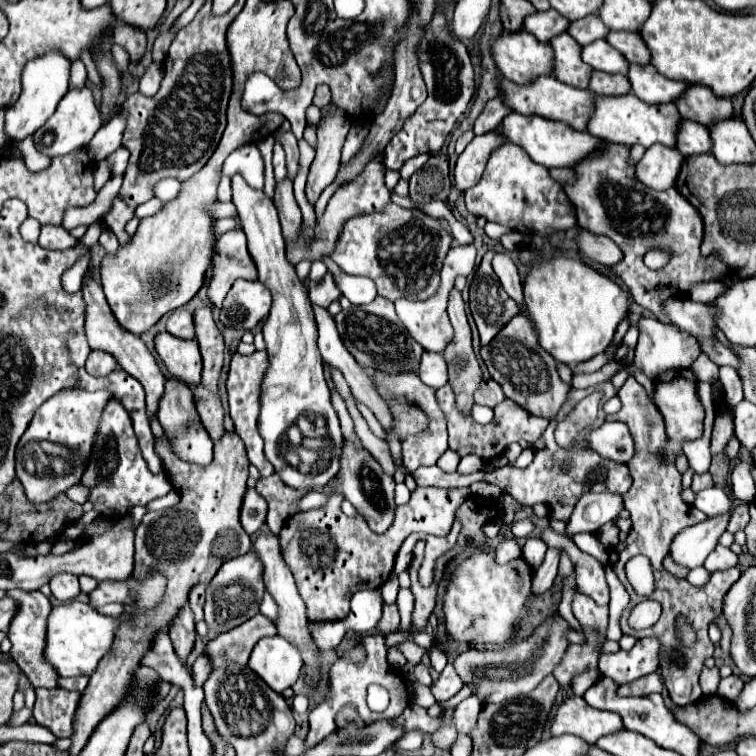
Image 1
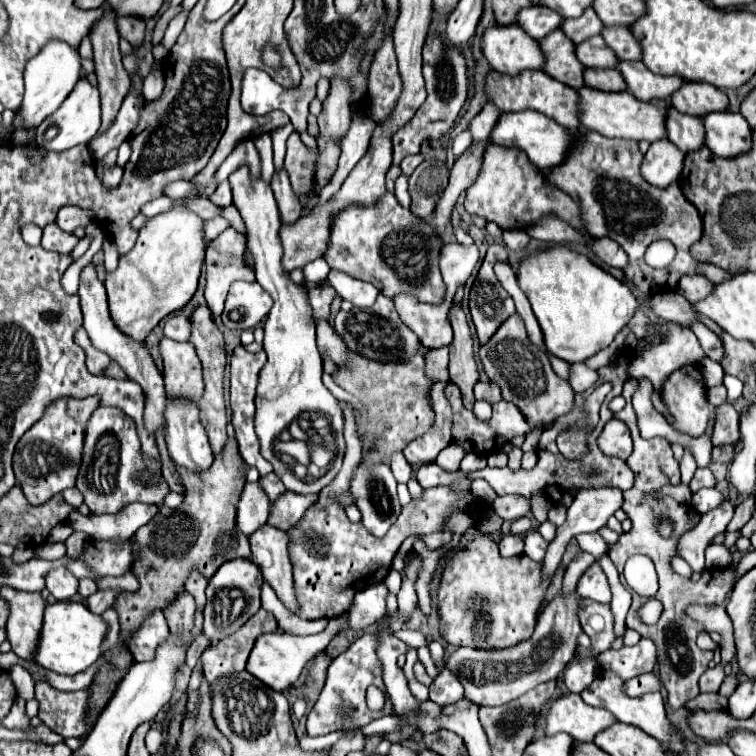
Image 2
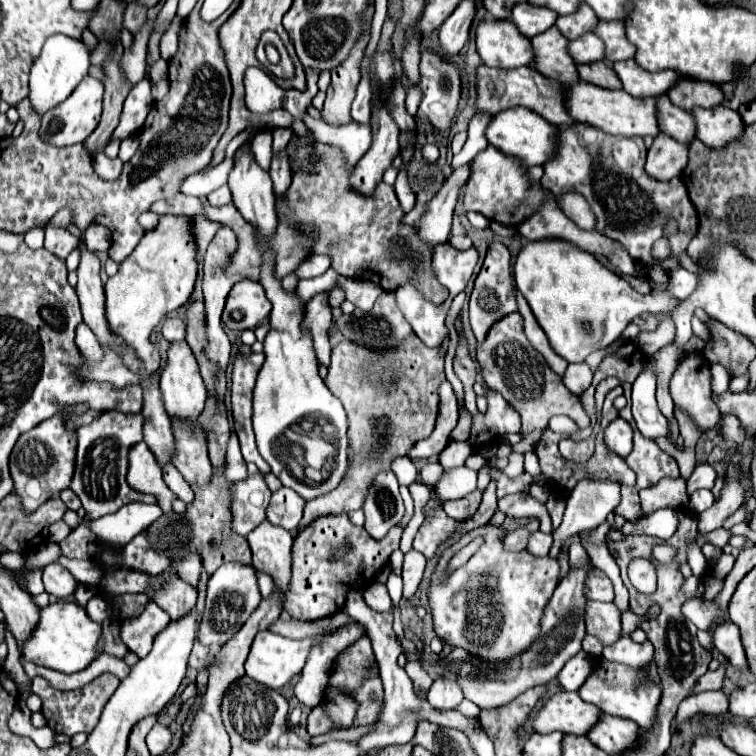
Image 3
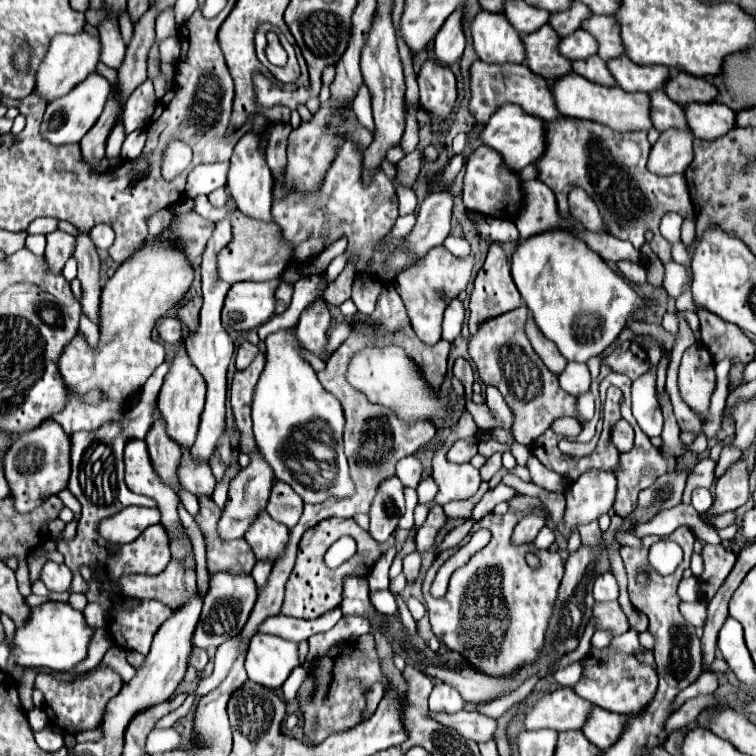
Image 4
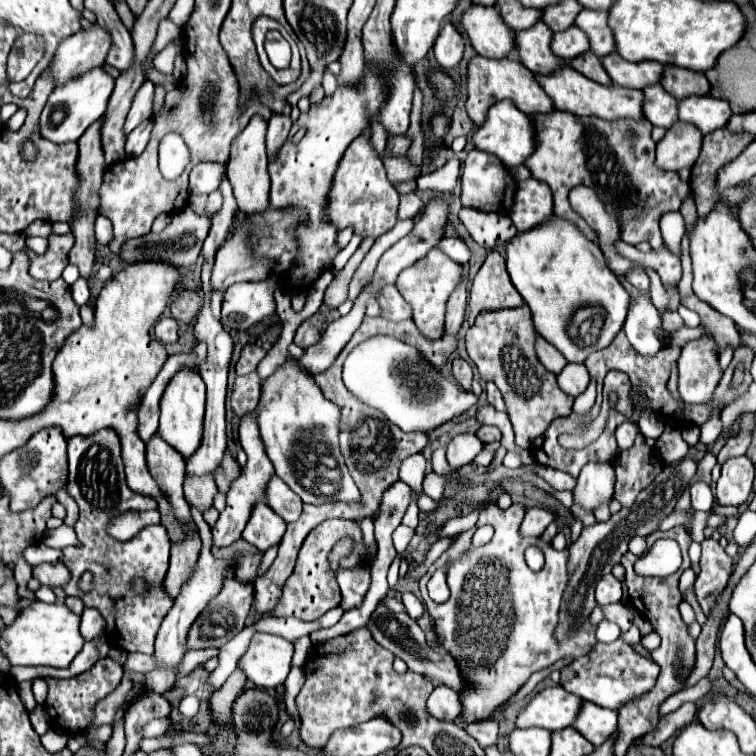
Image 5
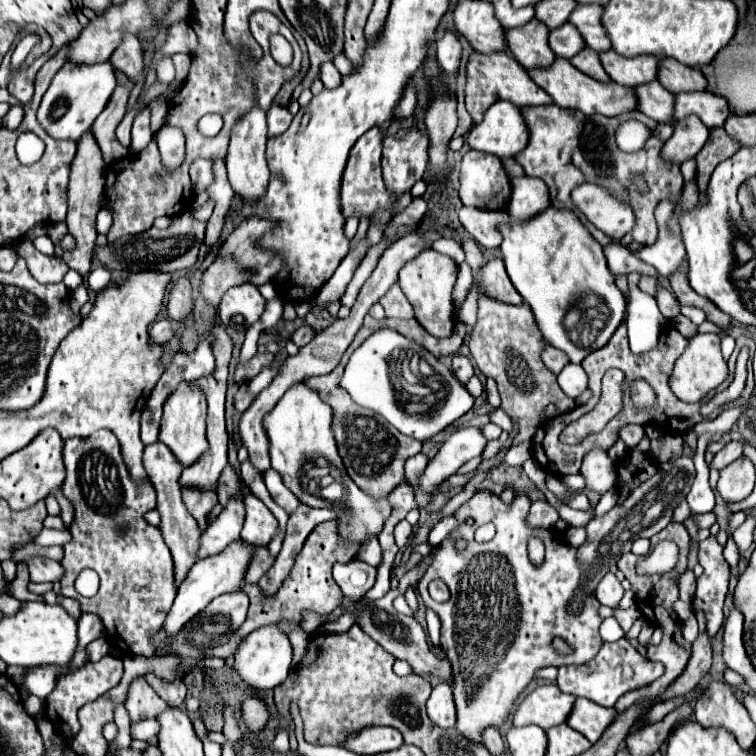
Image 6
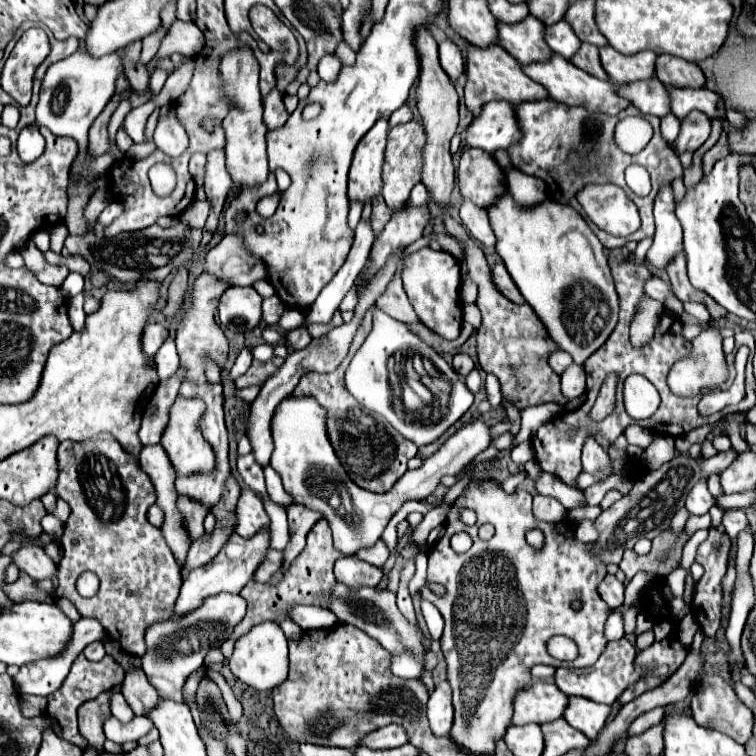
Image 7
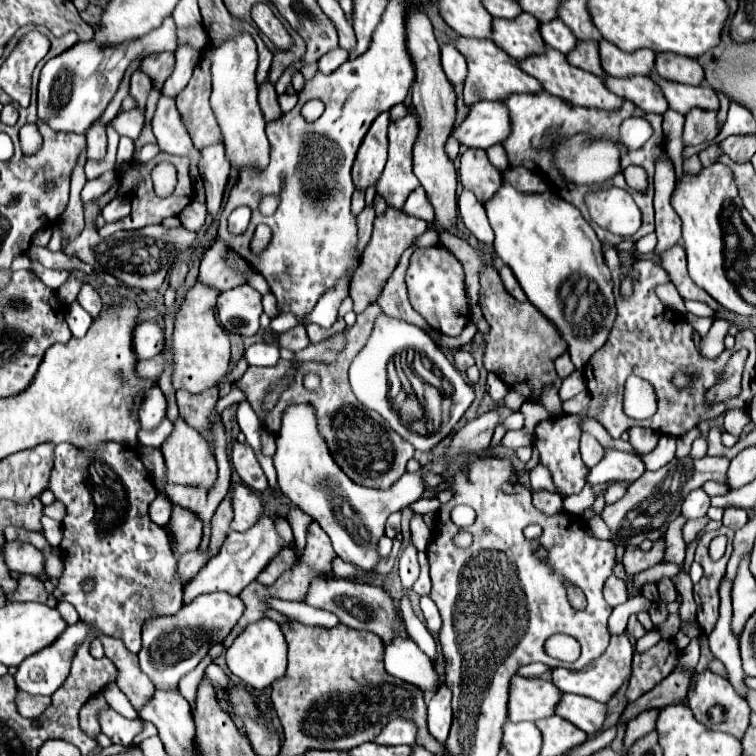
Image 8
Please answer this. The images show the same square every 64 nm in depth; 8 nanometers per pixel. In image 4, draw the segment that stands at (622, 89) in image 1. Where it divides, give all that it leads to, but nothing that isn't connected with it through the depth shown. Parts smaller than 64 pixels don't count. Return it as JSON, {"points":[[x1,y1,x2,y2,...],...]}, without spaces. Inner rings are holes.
{"points":[[596,54,586,58,586,60,574,60,572,70,590,82,602,84,602,86,616,86,616,80,612,80,612,74,606,68,606,62,600,60]]}

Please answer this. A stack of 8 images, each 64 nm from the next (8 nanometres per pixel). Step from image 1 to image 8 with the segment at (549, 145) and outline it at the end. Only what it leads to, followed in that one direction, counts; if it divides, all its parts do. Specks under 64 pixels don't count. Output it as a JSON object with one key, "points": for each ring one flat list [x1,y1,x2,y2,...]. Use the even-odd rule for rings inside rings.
{"points":[[478,102,470,106,466,118,452,128,450,138,468,148,490,148,506,140,510,132,508,110,502,102]]}

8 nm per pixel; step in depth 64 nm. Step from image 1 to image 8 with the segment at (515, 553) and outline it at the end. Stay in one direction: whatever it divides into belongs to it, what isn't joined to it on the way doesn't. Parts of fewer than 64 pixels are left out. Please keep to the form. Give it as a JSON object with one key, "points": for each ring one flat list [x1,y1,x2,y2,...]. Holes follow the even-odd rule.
{"points":[[534,490,532,492,534,498,534,506,540,508,546,514,556,514,562,510,562,496,556,492,548,492,548,490]]}

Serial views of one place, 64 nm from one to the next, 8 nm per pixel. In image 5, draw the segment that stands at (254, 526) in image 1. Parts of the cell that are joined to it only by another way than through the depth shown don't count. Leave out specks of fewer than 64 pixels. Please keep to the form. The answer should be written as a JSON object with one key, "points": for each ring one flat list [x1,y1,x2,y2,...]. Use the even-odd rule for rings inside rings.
{"points":[[252,410,240,418,240,444,242,444,242,450,248,454,248,462,242,468,240,478,236,478,232,482,228,498,226,498,226,508,220,512,218,522,212,526,212,538,214,538,216,548,226,548,226,546,234,544,236,540,240,540,244,524,248,522,248,512,252,512,252,504,256,504,256,500,262,500,262,492,266,488,266,482,274,474,272,462,268,460,268,456,264,452,260,430,256,426,256,410]]}

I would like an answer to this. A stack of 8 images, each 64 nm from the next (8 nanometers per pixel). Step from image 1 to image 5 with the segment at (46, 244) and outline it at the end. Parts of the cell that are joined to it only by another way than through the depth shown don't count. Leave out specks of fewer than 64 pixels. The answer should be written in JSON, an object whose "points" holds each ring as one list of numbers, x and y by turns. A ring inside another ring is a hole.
{"points":[[50,234,48,240,50,240,50,248,44,254,34,254,28,246,24,248,24,252,30,258,30,274,36,280,54,281,60,278,68,264,68,250,74,246,72,234,64,234,64,236]]}

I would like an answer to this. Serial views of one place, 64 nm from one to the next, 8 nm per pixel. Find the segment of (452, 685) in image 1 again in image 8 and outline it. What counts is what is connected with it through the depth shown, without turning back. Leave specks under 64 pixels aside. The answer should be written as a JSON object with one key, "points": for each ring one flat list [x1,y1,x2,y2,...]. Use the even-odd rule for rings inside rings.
{"points":[[444,686,444,688,440,688,440,692,436,692,436,696,432,696,432,700,428,704,428,730,442,744,446,742,450,724,452,724,450,698,452,698,452,694]]}

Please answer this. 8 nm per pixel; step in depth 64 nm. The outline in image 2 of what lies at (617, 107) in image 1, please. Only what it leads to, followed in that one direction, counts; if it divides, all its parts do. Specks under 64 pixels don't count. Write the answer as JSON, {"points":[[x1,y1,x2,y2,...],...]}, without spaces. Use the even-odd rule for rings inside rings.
{"points":[[590,86,578,88,578,118,582,128,600,132,608,138,626,138,626,140,660,140,666,138,664,116,668,102,666,100,636,100,630,92,602,92]]}

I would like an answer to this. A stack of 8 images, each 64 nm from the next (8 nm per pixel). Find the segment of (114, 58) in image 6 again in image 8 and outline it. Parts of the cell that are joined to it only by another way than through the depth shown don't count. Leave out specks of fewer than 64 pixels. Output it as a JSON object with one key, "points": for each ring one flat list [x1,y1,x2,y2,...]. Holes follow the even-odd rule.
{"points":[[136,70,130,80,130,96,136,100,138,110,146,110,146,100,148,100,150,90,152,90,150,78,142,70]]}

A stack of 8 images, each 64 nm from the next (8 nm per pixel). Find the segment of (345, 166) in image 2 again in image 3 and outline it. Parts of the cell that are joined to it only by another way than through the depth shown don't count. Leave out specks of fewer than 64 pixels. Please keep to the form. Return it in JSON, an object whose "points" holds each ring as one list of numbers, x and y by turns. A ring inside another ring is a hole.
{"points":[[307,112,303,116,303,121,306,127,316,134,318,142,342,148,346,162,350,166,354,166,370,148,370,142,372,142,370,124,348,122,340,126,330,126,322,120,313,119]]}

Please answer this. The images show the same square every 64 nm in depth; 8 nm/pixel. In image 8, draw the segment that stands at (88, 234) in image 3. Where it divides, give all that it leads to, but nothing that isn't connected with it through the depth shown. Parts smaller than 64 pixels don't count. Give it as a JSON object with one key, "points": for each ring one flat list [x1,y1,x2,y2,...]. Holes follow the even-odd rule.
{"points":[[118,196,102,208,102,216,106,222,116,222,128,214,130,214,130,200,126,196]]}

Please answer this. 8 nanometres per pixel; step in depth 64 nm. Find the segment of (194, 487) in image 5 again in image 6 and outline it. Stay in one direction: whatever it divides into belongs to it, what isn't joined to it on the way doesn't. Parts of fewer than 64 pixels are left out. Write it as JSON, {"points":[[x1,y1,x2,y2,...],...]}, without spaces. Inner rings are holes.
{"points":[[182,492,182,502,186,510,194,516,200,532,206,530,206,516,216,506,216,496,204,496,204,492]]}

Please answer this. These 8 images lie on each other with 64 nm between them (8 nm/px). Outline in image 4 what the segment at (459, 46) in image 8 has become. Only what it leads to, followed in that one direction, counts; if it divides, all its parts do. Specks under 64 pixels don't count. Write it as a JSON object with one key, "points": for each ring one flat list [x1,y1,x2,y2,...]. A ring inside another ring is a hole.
{"points":[[476,60,470,68,470,94,472,94,472,98,470,98,468,110,476,118,478,124,486,124,488,116,492,116,492,112,504,102,518,104,524,112,538,116,546,122,560,116,560,112,556,110,554,98,548,90,548,82,544,84,544,80,542,80,542,88,540,88,540,78,524,64,508,64,508,62,506,64,488,64,488,62]]}

